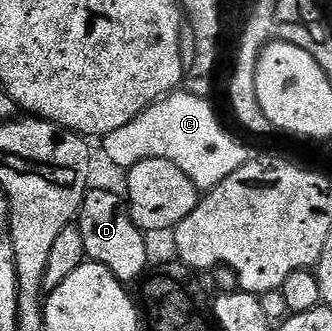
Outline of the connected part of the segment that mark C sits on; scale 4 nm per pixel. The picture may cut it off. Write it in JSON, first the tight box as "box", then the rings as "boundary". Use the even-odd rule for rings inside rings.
{"box":[103,93,250,187],"boundary":[[[187,93],[165,95],[134,117],[130,125],[122,125],[122,129],[114,129],[114,133],[103,136],[104,155],[121,169],[133,167],[138,161],[147,159],[170,161],[178,165],[178,169],[182,169],[182,173],[186,173],[196,187],[216,187],[248,162],[250,152],[220,124],[212,105],[209,100]]]}

